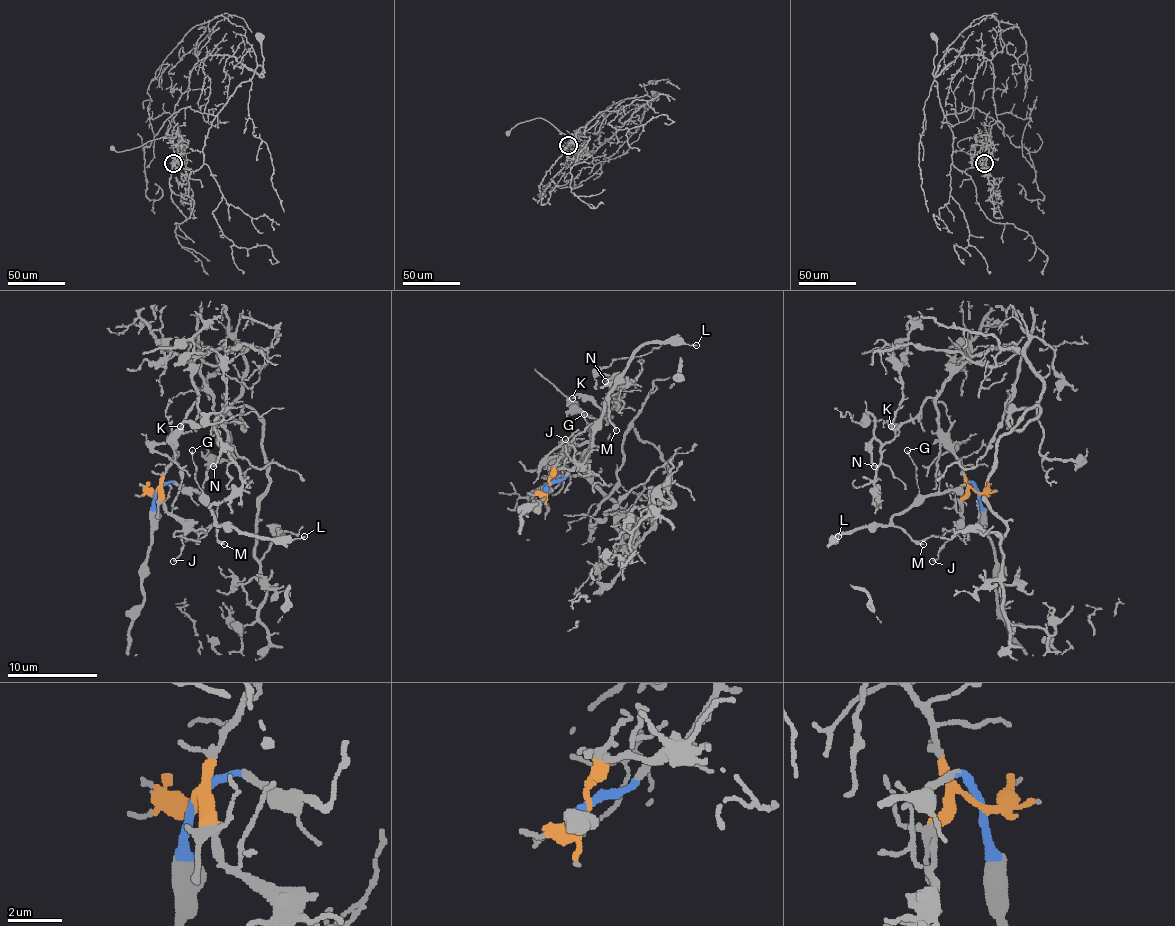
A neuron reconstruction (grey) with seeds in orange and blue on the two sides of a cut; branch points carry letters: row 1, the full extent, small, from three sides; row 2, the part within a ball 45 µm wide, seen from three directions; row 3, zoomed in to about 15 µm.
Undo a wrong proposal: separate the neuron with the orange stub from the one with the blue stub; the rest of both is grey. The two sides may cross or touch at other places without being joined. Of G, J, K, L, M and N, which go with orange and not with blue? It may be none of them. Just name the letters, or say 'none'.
J, K, N

